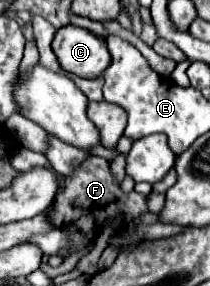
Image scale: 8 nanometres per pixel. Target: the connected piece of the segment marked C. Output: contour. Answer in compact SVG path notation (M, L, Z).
M65 25L53 37L53 53L59 65L77 77L99 77L111 63L105 39L87 29Z

